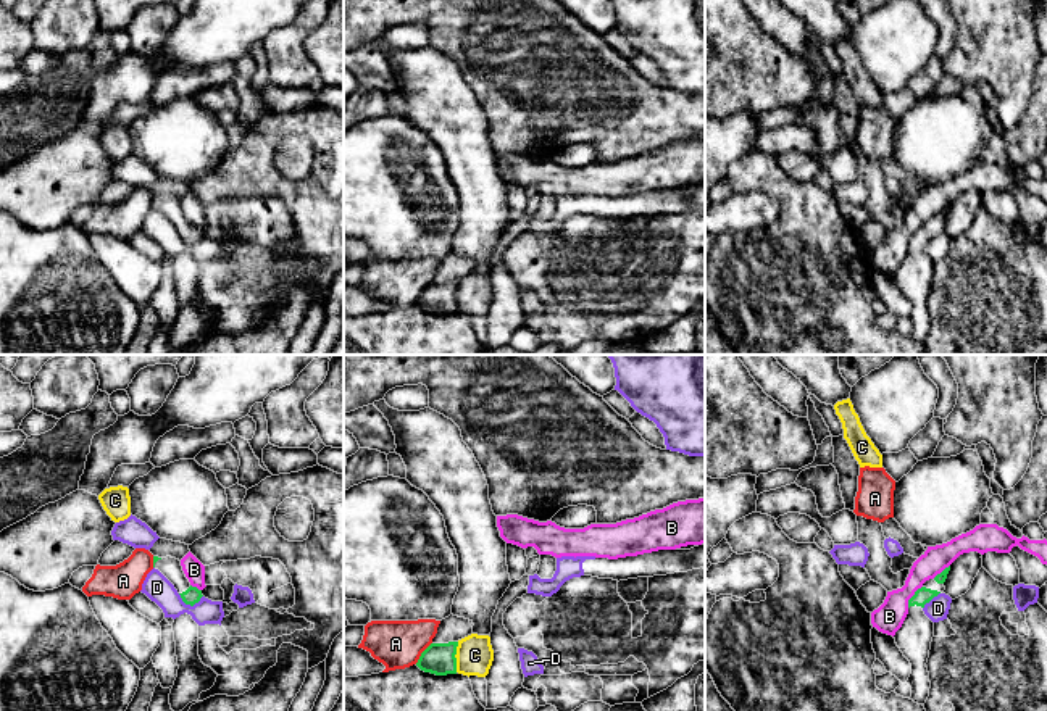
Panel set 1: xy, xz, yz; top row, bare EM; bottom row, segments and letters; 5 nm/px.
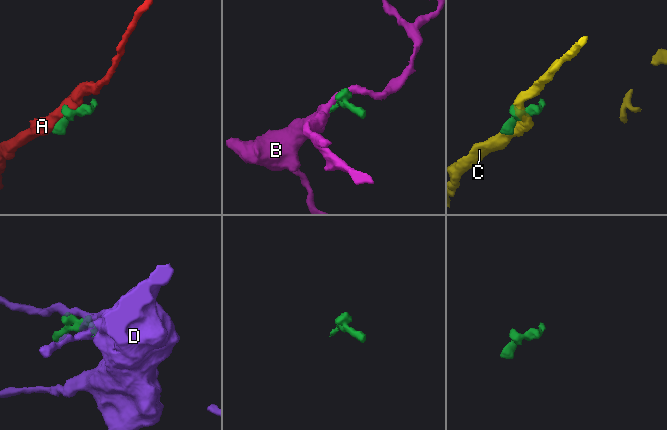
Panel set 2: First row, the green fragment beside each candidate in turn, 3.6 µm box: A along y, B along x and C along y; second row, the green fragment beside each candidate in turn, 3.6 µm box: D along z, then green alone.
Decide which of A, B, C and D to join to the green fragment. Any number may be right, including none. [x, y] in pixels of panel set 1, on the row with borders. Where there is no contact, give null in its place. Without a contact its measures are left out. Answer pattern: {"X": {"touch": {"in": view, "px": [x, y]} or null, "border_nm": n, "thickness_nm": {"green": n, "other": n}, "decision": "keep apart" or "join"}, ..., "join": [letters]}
{"A": {"touch": {"in": "xz", "px": [421, 653]}, "border_nm": 140, "thickness_nm": {"green": 160, "other": 240}, "decision": "keep apart"}, "B": {"touch": {"in": "yz", "px": [912, 597]}, "border_nm": 130, "thickness_nm": {"green": 90, "other": 150}, "decision": "keep apart"}, "C": {"touch": {"in": "xz", "px": [454, 656]}, "border_nm": 150, "thickness_nm": {"green": 160, "other": 190}, "decision": "keep apart"}, "D": {"touch": {"in": "xy", "px": [189, 603]}, "border_nm": 130, "thickness_nm": {"green": 90, "other": 140}, "decision": "keep apart"}, "join": []}

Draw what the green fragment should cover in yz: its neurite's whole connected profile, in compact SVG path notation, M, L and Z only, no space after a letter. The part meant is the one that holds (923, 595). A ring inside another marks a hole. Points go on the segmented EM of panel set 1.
M950 566L934 579L926 580L923 587L915 592L915 595L908 600L908 614L902 627L894 635L897 647L911 664L911 674L907 680L911 687L910 700L923 706L931 688L926 663L934 637L934 622L924 614L923 608L934 597L944 593L944 582L949 571Z

